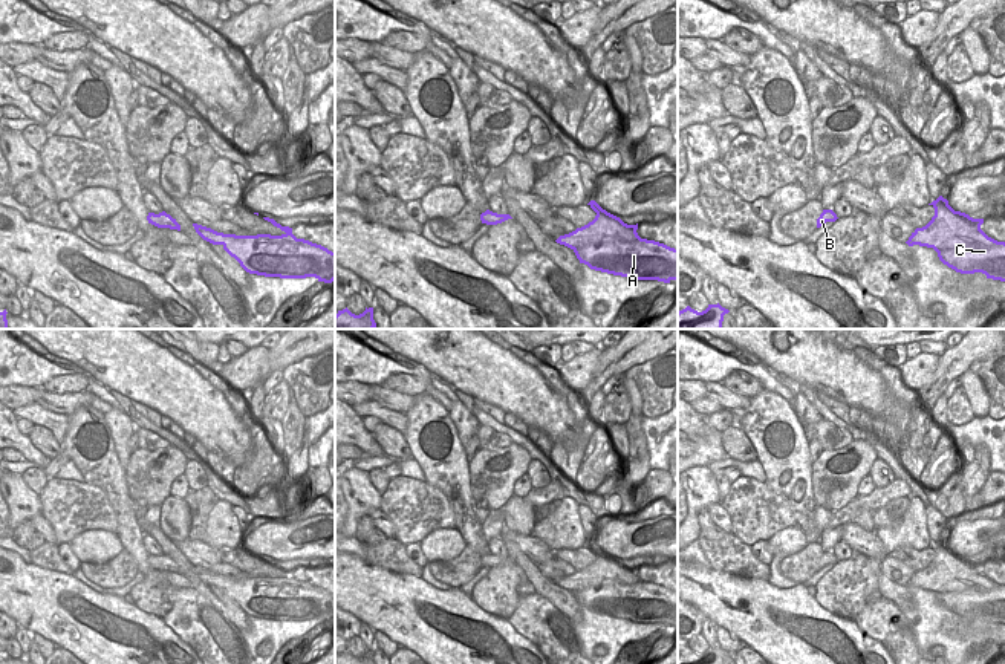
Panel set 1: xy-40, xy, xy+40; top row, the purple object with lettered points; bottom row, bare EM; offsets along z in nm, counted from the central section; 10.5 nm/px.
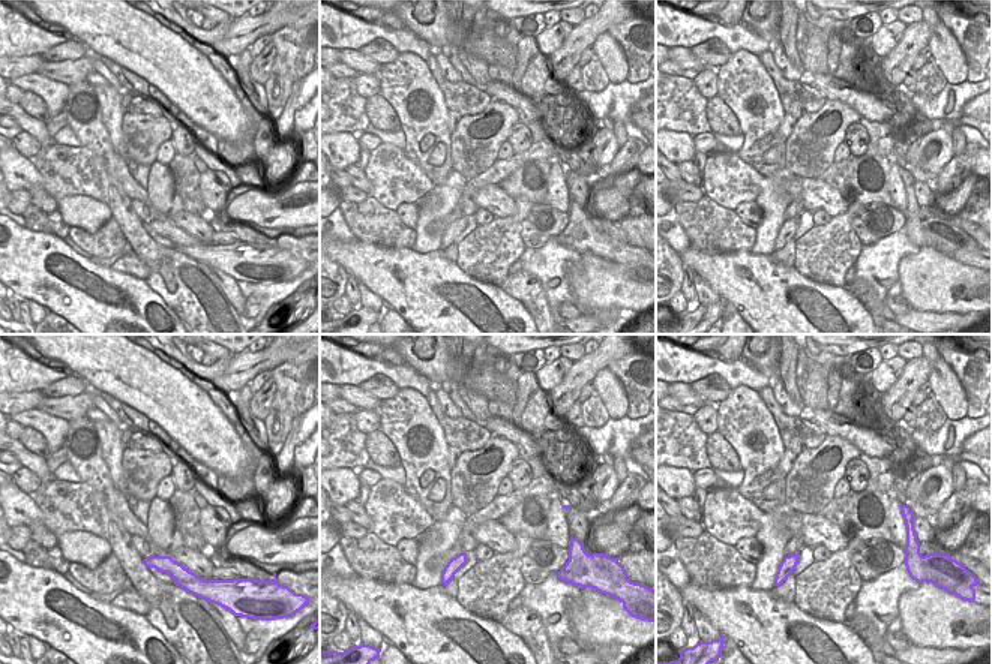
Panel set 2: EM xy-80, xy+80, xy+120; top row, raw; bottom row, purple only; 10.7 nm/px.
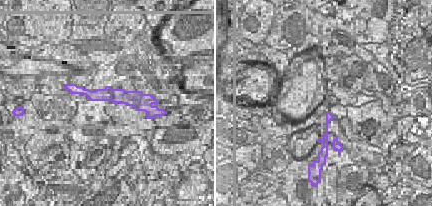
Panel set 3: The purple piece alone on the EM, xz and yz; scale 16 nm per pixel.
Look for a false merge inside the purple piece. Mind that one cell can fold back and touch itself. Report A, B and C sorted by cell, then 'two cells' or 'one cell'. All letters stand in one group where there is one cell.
A / B C; two cells

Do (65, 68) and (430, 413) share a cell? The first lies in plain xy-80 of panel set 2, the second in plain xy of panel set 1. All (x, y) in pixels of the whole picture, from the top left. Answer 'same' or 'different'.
different

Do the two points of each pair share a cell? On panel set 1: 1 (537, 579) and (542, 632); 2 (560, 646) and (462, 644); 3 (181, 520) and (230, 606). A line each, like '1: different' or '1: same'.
1: different
2: different
3: different

